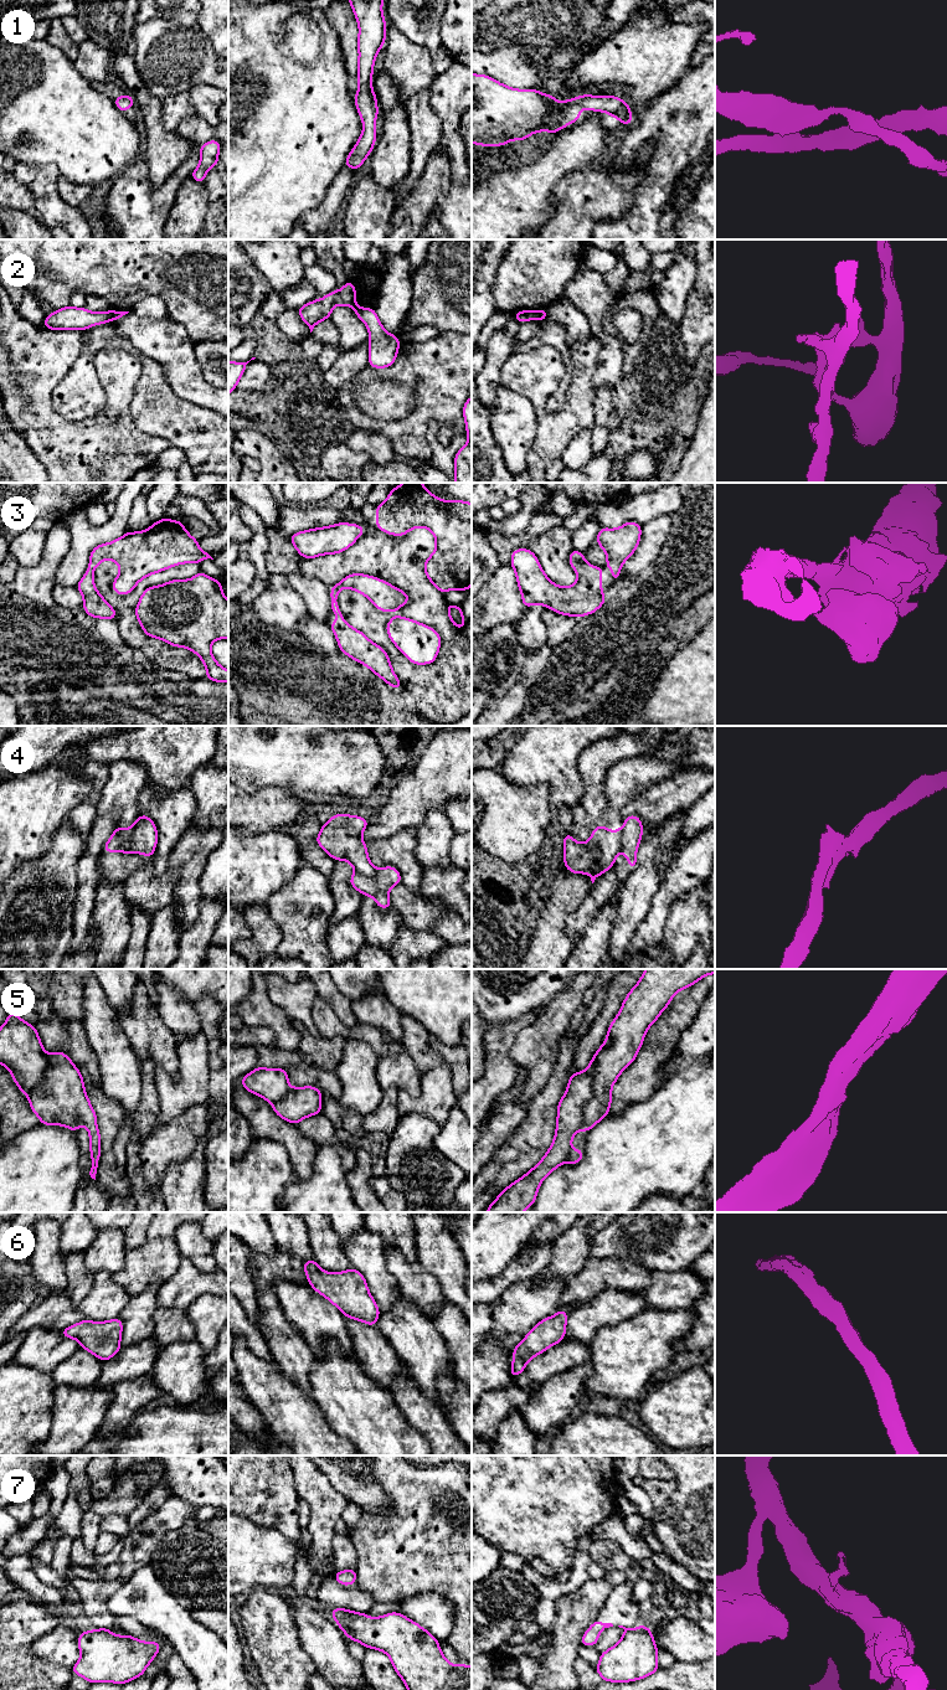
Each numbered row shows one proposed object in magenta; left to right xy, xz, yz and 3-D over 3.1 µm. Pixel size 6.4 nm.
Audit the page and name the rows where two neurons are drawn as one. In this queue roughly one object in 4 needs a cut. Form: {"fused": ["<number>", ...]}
{"fused": ["2", "4", "5", "7"]}

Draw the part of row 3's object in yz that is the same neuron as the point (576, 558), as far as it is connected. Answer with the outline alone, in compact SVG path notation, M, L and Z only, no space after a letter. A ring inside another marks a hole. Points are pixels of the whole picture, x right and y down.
M514 550L510 565L516 576L524 608L540 604L561 615L575 618L590 615L599 609L607 599L602 592L602 567L592 567L578 550L571 551L568 563L577 572L577 579L570 587L561 587L547 578L532 551Z

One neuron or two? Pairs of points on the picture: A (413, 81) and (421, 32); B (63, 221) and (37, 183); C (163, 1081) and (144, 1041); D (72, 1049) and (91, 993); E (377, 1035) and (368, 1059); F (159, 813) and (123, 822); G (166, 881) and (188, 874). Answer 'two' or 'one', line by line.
A: two
B: one
C: two
D: two
E: two
F: two
G: two

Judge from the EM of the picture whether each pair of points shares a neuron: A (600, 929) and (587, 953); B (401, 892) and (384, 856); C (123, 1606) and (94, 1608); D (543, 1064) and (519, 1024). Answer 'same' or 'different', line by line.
A: same
B: different
C: different
D: different

